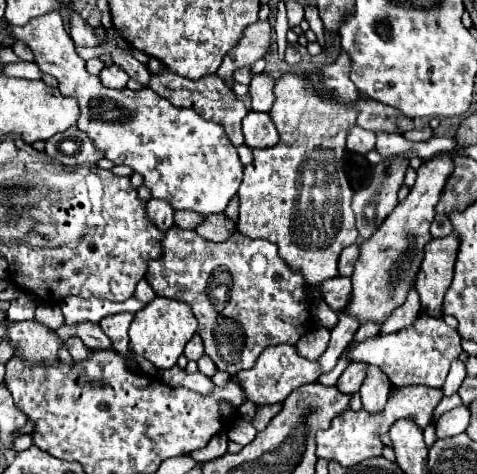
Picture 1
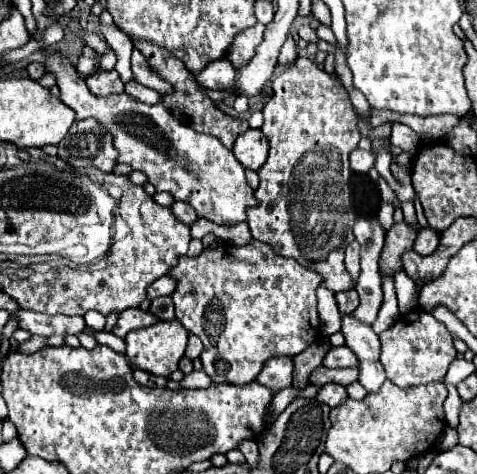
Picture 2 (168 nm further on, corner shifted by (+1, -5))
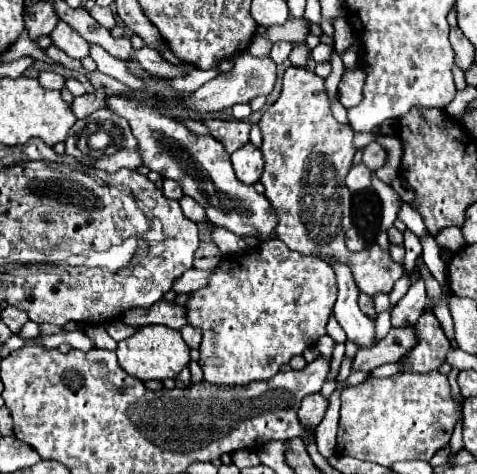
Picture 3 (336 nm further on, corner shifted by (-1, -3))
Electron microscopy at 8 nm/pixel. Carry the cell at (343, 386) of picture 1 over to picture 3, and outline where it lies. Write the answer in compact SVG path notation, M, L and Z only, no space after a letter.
M321 393L307 395L307 399L303 399L301 409L297 413L299 421L305 425L311 425L311 427L317 427L323 419L327 407L329 407L329 399L325 399Z

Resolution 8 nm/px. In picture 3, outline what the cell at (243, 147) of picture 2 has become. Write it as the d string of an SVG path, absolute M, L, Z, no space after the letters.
M251 141L245 143L243 147L239 147L235 153L231 153L231 163L233 163L235 175L243 183L255 183L255 181L259 181L263 165L265 165L261 149L257 149Z

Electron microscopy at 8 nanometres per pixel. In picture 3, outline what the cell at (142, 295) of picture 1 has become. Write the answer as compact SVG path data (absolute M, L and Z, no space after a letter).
M189 269L185 271L179 279L173 281L173 291L175 293L191 293L207 283L209 271L199 271L199 269Z

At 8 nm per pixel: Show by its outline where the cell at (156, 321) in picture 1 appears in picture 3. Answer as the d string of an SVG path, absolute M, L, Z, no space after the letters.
M163 325L139 327L129 339L119 341L115 353L117 353L119 363L123 363L123 369L141 381L149 381L149 379L163 381L167 377L177 377L179 371L191 361L189 347L185 345L181 331L169 329Z

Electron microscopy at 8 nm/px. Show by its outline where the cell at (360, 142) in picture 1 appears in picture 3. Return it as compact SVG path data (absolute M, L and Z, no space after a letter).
M363 163L353 165L353 167L349 169L347 177L345 177L345 185L347 185L353 193L371 187L371 171L369 171L369 167L365 167Z

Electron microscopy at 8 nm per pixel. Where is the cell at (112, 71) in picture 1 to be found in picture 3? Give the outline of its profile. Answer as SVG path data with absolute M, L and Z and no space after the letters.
M103 91L85 93L81 97L75 97L75 101L71 103L71 109L73 109L73 113L75 113L77 119L85 119L91 113L95 113L97 109L105 107L105 99L107 99L107 95Z

